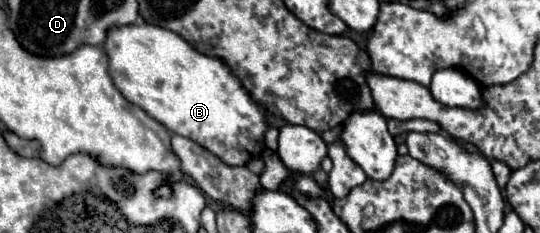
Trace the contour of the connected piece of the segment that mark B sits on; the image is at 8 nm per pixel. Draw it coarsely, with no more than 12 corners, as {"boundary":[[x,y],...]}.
{"boundary":[[146,22],[110,28],[122,96],[228,166],[264,110],[218,58]]}

